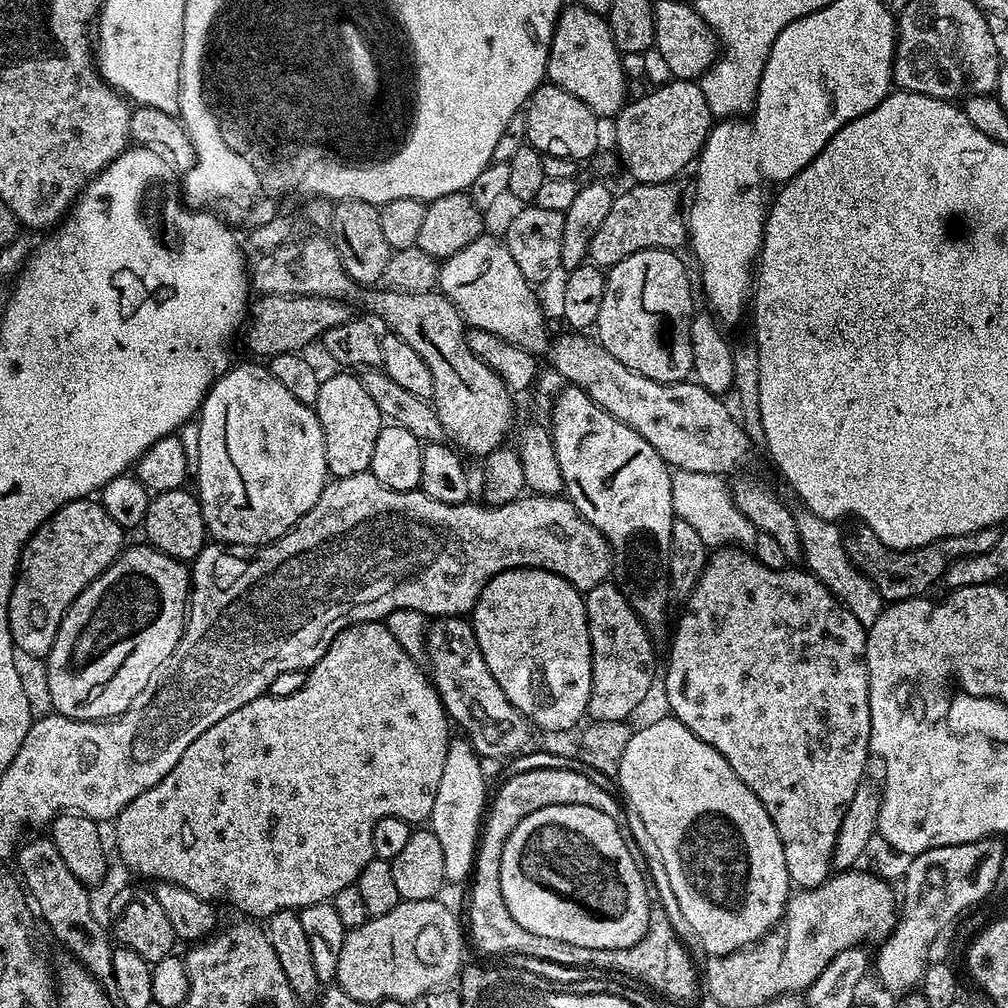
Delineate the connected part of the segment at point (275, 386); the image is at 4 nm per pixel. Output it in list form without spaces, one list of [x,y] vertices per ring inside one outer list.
[[[237,363],[213,382],[212,389],[206,394],[198,413],[198,423],[200,425],[198,430],[198,454],[194,458],[194,484],[196,480],[194,491],[202,506],[202,518],[204,519],[207,535],[221,545],[239,546],[244,550],[255,550],[263,545],[270,544],[273,540],[282,538],[289,530],[295,528],[297,522],[314,506],[314,502],[318,502],[324,485],[330,479],[328,463],[326,462],[326,442],[322,434],[322,426],[316,417],[315,407],[298,402],[298,398],[294,398],[294,394],[289,394],[286,386],[282,386],[282,382],[278,382],[278,378],[274,378],[271,370],[265,365],[264,368],[260,365],[263,363],[252,363],[256,364]]]

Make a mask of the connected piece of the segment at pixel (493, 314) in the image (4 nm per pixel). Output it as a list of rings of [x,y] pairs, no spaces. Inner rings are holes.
[[[482,234],[465,249],[443,261],[437,285],[439,291],[443,292],[444,296],[455,305],[469,327],[487,330],[495,336],[502,337],[508,344],[526,349],[535,356],[542,356],[542,353],[547,350],[550,338],[542,308],[532,292],[534,290],[531,283],[515,265],[508,245],[501,237]]]

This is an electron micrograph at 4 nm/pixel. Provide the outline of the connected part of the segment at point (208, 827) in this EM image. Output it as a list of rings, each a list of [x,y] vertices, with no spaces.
[[[367,620],[364,624],[351,624],[349,628],[342,629],[334,642],[330,642],[326,654],[318,658],[313,668],[307,669],[304,684],[294,690],[294,694],[265,694],[246,702],[246,706],[238,706],[238,710],[226,714],[222,722],[214,722],[210,730],[198,734],[198,738],[186,746],[186,754],[178,758],[174,770],[170,770],[162,782],[150,786],[150,790],[138,794],[138,798],[126,805],[114,821],[116,848],[124,859],[123,867],[136,876],[149,876],[152,882],[186,886],[190,894],[198,894],[198,898],[203,900],[229,900],[250,918],[267,918],[282,910],[299,910],[332,901],[338,890],[346,890],[346,886],[355,884],[364,867],[374,858],[374,826],[382,818],[402,818],[416,826],[419,820],[427,821],[434,808],[434,798],[437,797],[450,743],[450,721],[440,695],[436,693],[436,687],[426,675],[425,669],[420,669],[416,663],[417,657],[410,655],[400,645],[398,638],[390,634],[387,623]]]

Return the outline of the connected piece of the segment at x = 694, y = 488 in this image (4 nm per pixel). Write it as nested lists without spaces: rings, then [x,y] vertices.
[[[675,471],[672,475],[671,502],[673,515],[686,521],[701,535],[707,544],[733,544],[750,550],[757,541],[759,528],[751,517],[734,503],[731,487],[718,474],[698,474],[694,471]]]

